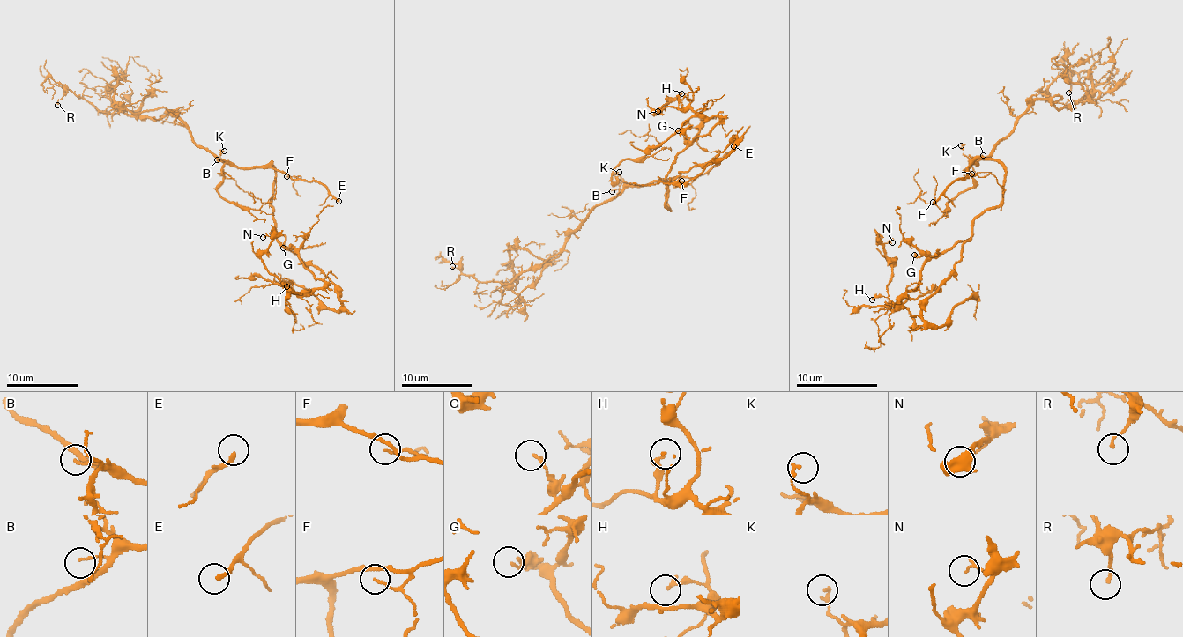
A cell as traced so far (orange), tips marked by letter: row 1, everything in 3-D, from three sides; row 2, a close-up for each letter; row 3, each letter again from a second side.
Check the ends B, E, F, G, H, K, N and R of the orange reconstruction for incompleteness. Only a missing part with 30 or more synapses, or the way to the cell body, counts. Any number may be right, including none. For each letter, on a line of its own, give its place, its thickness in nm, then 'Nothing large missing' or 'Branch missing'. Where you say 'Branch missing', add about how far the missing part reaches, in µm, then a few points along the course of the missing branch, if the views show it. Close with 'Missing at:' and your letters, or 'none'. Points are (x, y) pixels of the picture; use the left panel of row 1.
B: Place: (217, 159). Thickness 100 nm. Nothing large missing
E: Place: (338, 201). Thickness 200 nm. Branch missing. Missing length about 50 µm
F: Place: (286, 176). Thickness 90 nm. Nothing large missing
G: Place: (283, 248). Thickness 150 nm. Nothing large missing
H: Place: (286, 286). Thickness 220 nm. Nothing large missing
K: Place: (224, 151). Thickness 160 nm. Nothing large missing
N: Place: (263, 237). Thickness 130 nm. Nothing large missing
R: Place: (57, 105). Thickness 130 nm. Nothing large missing
Missing at: E

